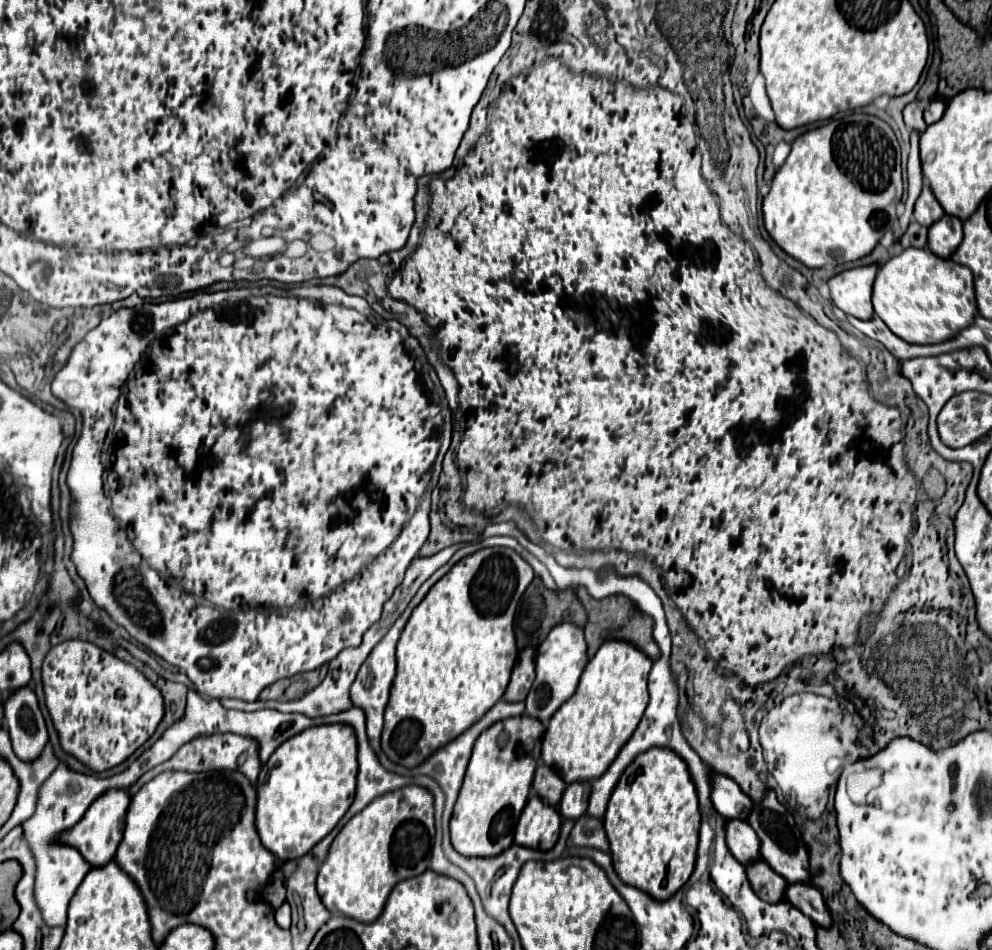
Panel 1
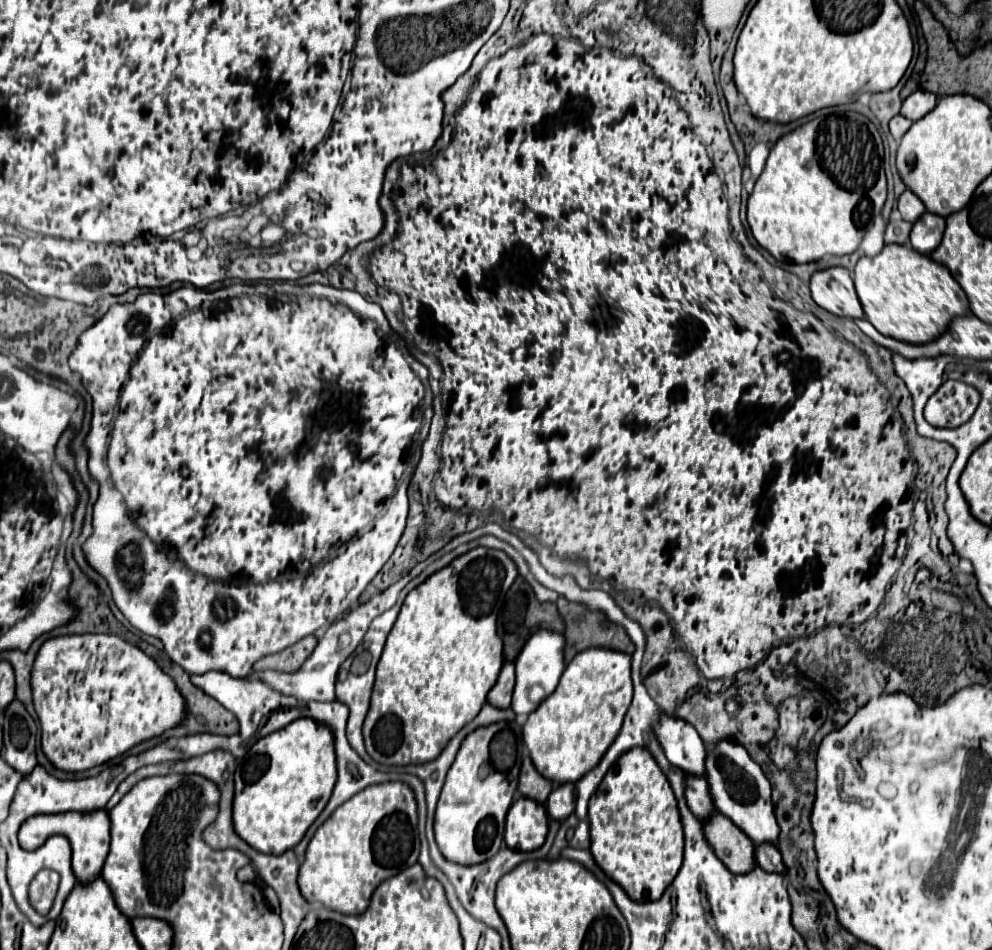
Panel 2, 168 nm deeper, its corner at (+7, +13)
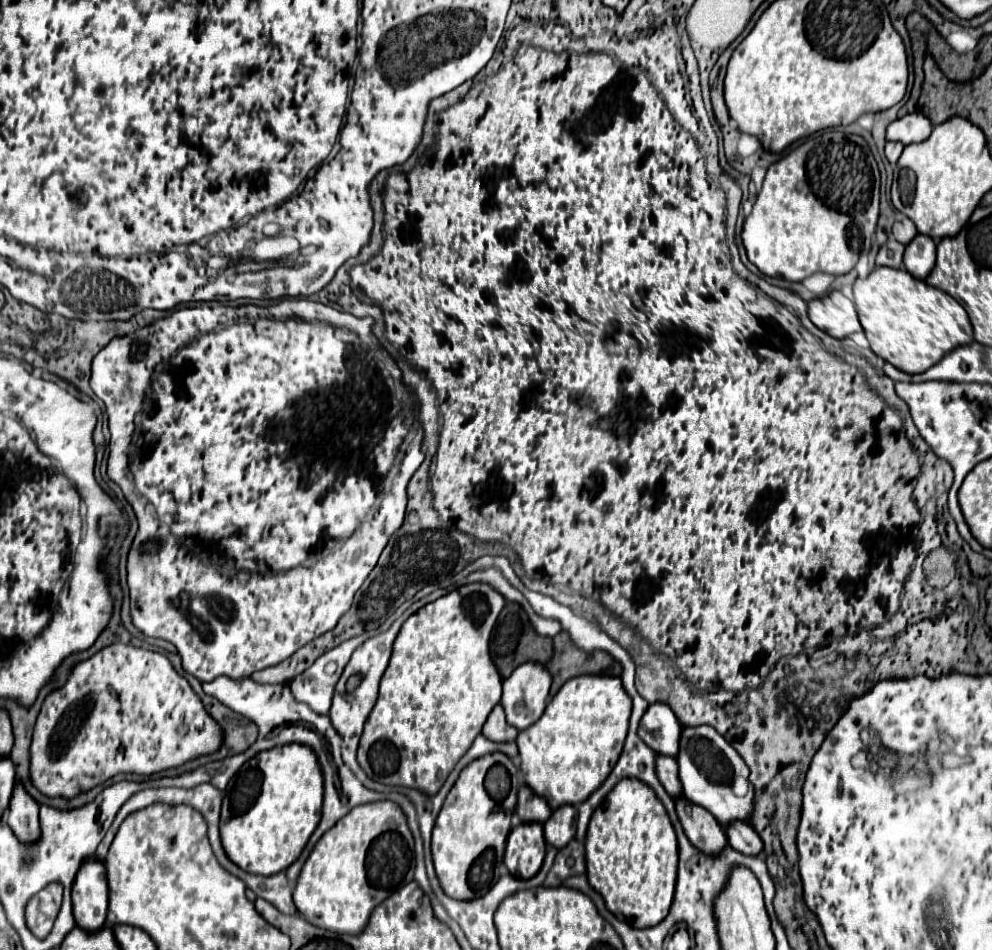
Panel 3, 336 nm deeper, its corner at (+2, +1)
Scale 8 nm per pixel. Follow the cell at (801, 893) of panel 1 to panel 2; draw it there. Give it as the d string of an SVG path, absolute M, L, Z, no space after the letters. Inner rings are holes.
M756 845L754 847L756 861L764 871L770 873L786 873L786 867L782 863L782 857L774 845Z

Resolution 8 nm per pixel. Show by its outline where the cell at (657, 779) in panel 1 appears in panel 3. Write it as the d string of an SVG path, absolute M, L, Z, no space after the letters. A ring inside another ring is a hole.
M633 777L621 779L595 809L585 845L591 887L603 895L615 917L639 929L667 917L677 883L679 845L663 803L647 783Z

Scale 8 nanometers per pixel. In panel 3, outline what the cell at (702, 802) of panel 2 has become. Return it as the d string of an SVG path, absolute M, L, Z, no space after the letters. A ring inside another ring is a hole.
M659 755L659 779L663 781L663 787L671 793L671 797L683 797L683 785L679 779L679 767L673 757Z

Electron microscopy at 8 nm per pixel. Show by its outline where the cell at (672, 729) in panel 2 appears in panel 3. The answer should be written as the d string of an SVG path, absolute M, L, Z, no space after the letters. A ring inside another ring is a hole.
M663 703L649 705L647 715L643 715L643 721L639 723L639 737L651 749L655 749L655 753L667 757L679 755L681 731L683 727L677 721L675 713L669 709L669 705Z

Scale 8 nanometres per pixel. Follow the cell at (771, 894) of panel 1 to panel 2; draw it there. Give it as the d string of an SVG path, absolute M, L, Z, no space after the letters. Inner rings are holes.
M714 811L710 819L702 823L702 829L716 857L732 873L748 873L756 865L754 843L728 817Z

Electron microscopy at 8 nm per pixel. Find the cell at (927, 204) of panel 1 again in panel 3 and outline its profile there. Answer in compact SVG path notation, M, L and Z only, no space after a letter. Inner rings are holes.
M897 213L897 215L895 215L895 225L893 225L893 237L895 237L897 241L901 241L901 243L907 245L915 235L917 235L915 223L913 223L907 215Z

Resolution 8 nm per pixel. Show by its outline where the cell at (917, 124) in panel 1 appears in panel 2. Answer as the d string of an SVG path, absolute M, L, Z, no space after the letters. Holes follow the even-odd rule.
M896 115L896 117L888 123L888 127L890 127L890 135L892 135L896 141L900 141L902 135L910 129L910 125L912 125L910 119L906 119L906 117L902 117L902 115Z

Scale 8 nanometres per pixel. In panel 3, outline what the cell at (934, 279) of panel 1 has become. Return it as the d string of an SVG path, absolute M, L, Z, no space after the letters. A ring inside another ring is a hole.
M875 267L869 277L855 281L853 293L871 349L905 373L927 371L951 349L973 341L973 327L965 307L941 289L911 277L907 269Z

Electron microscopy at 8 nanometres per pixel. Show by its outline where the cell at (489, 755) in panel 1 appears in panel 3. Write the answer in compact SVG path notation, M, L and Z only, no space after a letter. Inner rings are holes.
M489 753L471 761L449 791L433 829L433 863L441 887L449 897L471 899L483 895L501 873L507 835L511 831L511 813L497 805L485 791L485 773L491 763L503 761L503 753Z

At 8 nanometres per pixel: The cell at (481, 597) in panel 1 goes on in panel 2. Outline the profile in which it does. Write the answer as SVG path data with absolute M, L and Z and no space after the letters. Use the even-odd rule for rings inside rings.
M476 547L408 593L378 661L370 711L362 727L366 751L376 763L428 763L436 759L444 745L478 715L504 665L502 641L496 633L496 617L516 575L516 565L504 551Z

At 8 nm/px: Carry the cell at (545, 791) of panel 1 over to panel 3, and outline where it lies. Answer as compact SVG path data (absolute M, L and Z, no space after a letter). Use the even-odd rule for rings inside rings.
M521 785L519 789L519 801L517 801L517 815L521 821L535 821L535 823L545 823L547 817L551 817L551 809L543 797L535 795L529 785Z

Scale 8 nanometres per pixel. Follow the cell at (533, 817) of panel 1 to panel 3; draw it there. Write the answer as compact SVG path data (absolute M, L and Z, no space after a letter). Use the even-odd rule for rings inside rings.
M521 823L517 825L507 839L505 865L507 869L523 879L529 879L537 873L545 857L545 837L541 823Z

